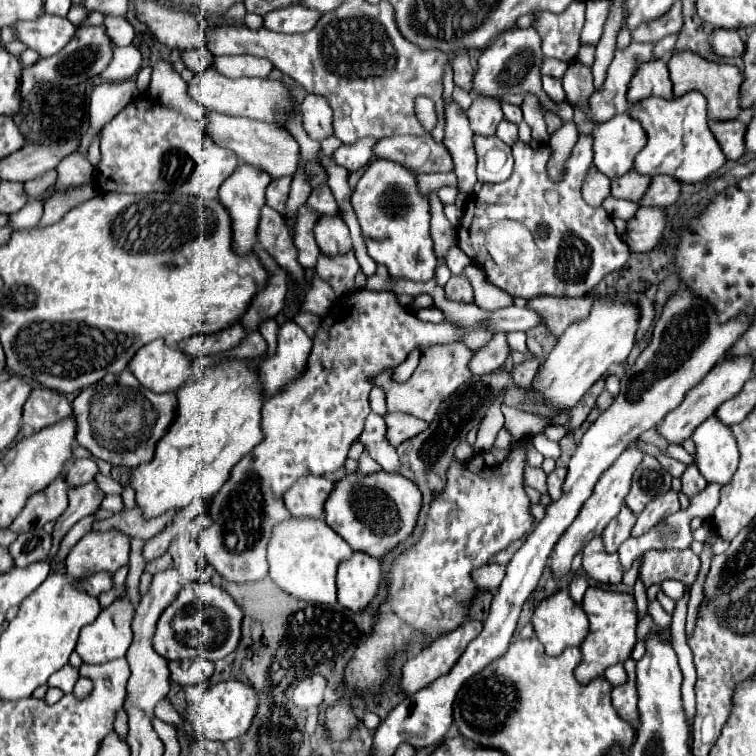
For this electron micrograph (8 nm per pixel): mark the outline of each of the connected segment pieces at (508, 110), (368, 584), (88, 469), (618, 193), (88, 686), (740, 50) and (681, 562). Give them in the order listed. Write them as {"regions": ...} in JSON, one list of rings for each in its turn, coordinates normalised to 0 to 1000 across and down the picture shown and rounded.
{"regions":[[[[664,134],[664,147],[667,147],[667,157],[672,157],[672,160],[677,160],[683,165],[690,160],[690,147],[688,147],[685,139],[677,139],[677,136]]],[[[468,729],[460,742],[450,745],[444,761],[447,798],[466,808],[479,808],[497,787],[500,771],[503,742],[487,737],[484,731]]],[[[101,607],[101,610],[93,615],[90,626],[87,626],[87,631],[90,631],[87,636],[90,636],[93,644],[101,644],[101,642],[108,642],[108,639],[122,636],[130,623],[132,623],[132,620],[130,620],[127,610],[122,610],[122,607]]],[[[836,224],[825,234],[810,239],[810,261],[847,266],[857,253],[857,245],[860,245],[860,234],[852,234]]],[[[106,896],[95,917],[98,917],[98,922],[101,922],[101,925],[111,925],[111,922],[116,922],[116,919],[119,919],[119,914],[122,914],[122,901],[119,901],[119,898]]],[[[947,38],[939,49],[939,60],[950,73],[958,75],[981,75],[984,73],[984,54],[974,41],[960,41],[960,38]]],[[[913,726],[907,729],[857,729],[852,734],[844,766],[857,779],[860,774],[873,774],[881,766],[894,766],[905,771],[907,782],[915,779],[926,758],[926,737]]]]}

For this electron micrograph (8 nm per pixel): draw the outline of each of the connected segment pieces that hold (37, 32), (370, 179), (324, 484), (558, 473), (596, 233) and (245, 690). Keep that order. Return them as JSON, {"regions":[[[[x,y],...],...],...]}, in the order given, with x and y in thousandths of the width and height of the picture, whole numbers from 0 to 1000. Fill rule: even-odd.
{"regions":[[[[58,17],[48,28],[24,28],[21,41],[24,52],[53,70],[53,75],[69,75],[90,60],[101,44],[101,36],[87,22]]],[[[495,210],[489,221],[481,226],[481,231],[476,234],[474,245],[468,247],[463,269],[476,292],[481,321],[487,327],[487,337],[497,348],[511,351],[519,366],[540,366],[545,372],[569,372],[574,366],[574,356],[579,345],[574,337],[574,319],[569,311],[569,290],[571,290],[569,258],[561,258],[553,250],[550,231],[542,224],[524,218],[521,213],[513,213],[513,210]]],[[[402,628],[376,652],[376,665],[389,684],[429,687],[429,663],[439,649],[439,636],[423,628]]],[[[735,618],[728,628],[725,628],[725,655],[730,657],[730,660],[735,660],[735,657],[741,657],[741,652],[743,652],[743,642],[746,642],[746,631],[749,631],[749,620],[743,620],[743,618]]],[[[767,179],[759,192],[757,208],[751,210],[754,224],[741,242],[733,242],[722,234],[725,197],[704,197],[696,189],[677,192],[680,226],[677,234],[667,242],[638,245],[635,255],[622,261],[614,274],[611,306],[606,300],[606,324],[608,329],[630,345],[640,358],[648,374],[672,385],[680,393],[704,396],[709,390],[735,390],[735,393],[767,393],[780,388],[804,361],[828,351],[833,332],[831,324],[817,313],[815,300],[804,282],[796,274],[780,274],[770,263],[770,242],[783,221],[783,181]],[[661,292],[683,292],[701,303],[712,329],[717,332],[714,348],[685,364],[667,364],[653,345],[640,345],[640,321],[646,321],[646,308],[661,298]]],[[[294,901],[286,903],[280,909],[275,909],[259,927],[249,930],[246,925],[230,917],[222,919],[230,938],[238,943],[241,956],[243,956],[243,967],[262,972],[262,975],[272,975],[278,980],[304,980],[312,978],[317,972],[325,970],[325,964],[333,956],[333,948],[339,946],[339,935],[341,935],[341,925],[339,925],[339,911],[333,906],[317,903],[317,901]]]]}

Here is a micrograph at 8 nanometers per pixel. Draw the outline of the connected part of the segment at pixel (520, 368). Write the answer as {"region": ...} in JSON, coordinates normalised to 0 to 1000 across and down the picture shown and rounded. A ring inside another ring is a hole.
{"region":[[[701,472],[701,475],[693,475],[680,483],[677,499],[688,512],[698,515],[698,509],[704,509],[704,499],[709,499],[709,488],[714,488],[714,475]]]}

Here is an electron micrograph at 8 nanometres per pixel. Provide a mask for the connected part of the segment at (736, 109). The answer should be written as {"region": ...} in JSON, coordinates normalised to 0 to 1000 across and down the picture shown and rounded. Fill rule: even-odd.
{"region":[[[902,67],[902,70],[889,70],[884,81],[886,91],[886,104],[892,110],[892,126],[902,128],[910,120],[926,120],[931,123],[937,134],[937,155],[944,160],[963,160],[974,157],[979,149],[979,110],[981,110],[981,97],[963,83],[947,83],[926,75],[923,70],[915,67]]]}

